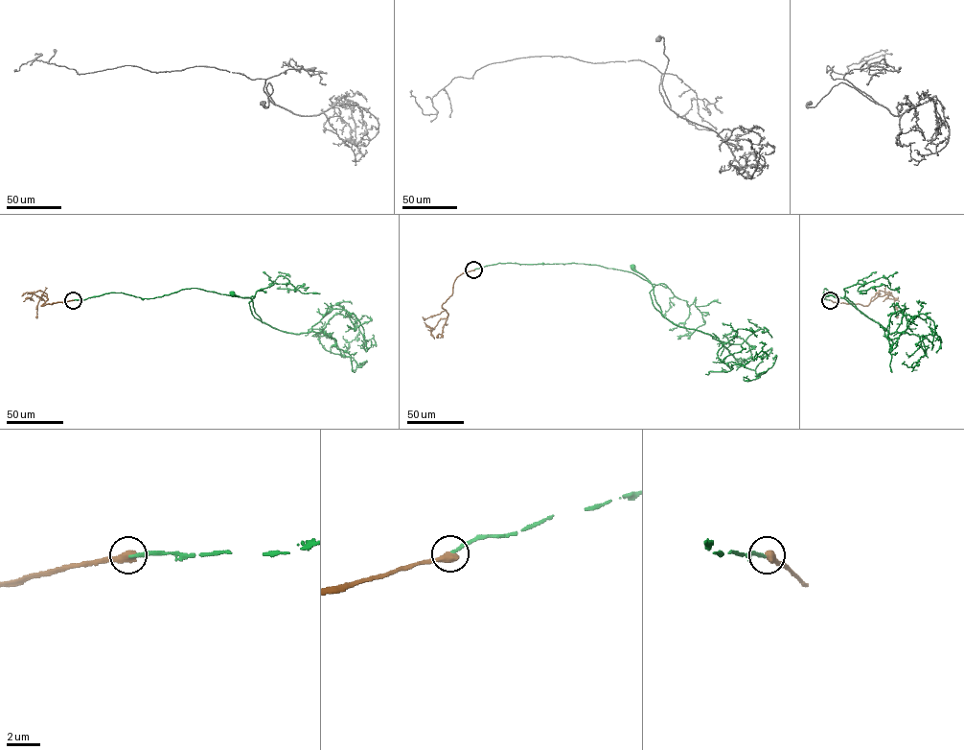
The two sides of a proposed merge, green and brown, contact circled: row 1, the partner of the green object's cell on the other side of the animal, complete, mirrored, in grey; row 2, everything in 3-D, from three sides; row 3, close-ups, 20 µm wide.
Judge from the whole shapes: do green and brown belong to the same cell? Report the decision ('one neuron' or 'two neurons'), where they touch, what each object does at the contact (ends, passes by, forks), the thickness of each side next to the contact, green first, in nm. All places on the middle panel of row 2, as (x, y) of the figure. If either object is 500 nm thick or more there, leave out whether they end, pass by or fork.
two neurons; at (473, 269); 180 nm thick on the green side, 550 nm on the other

